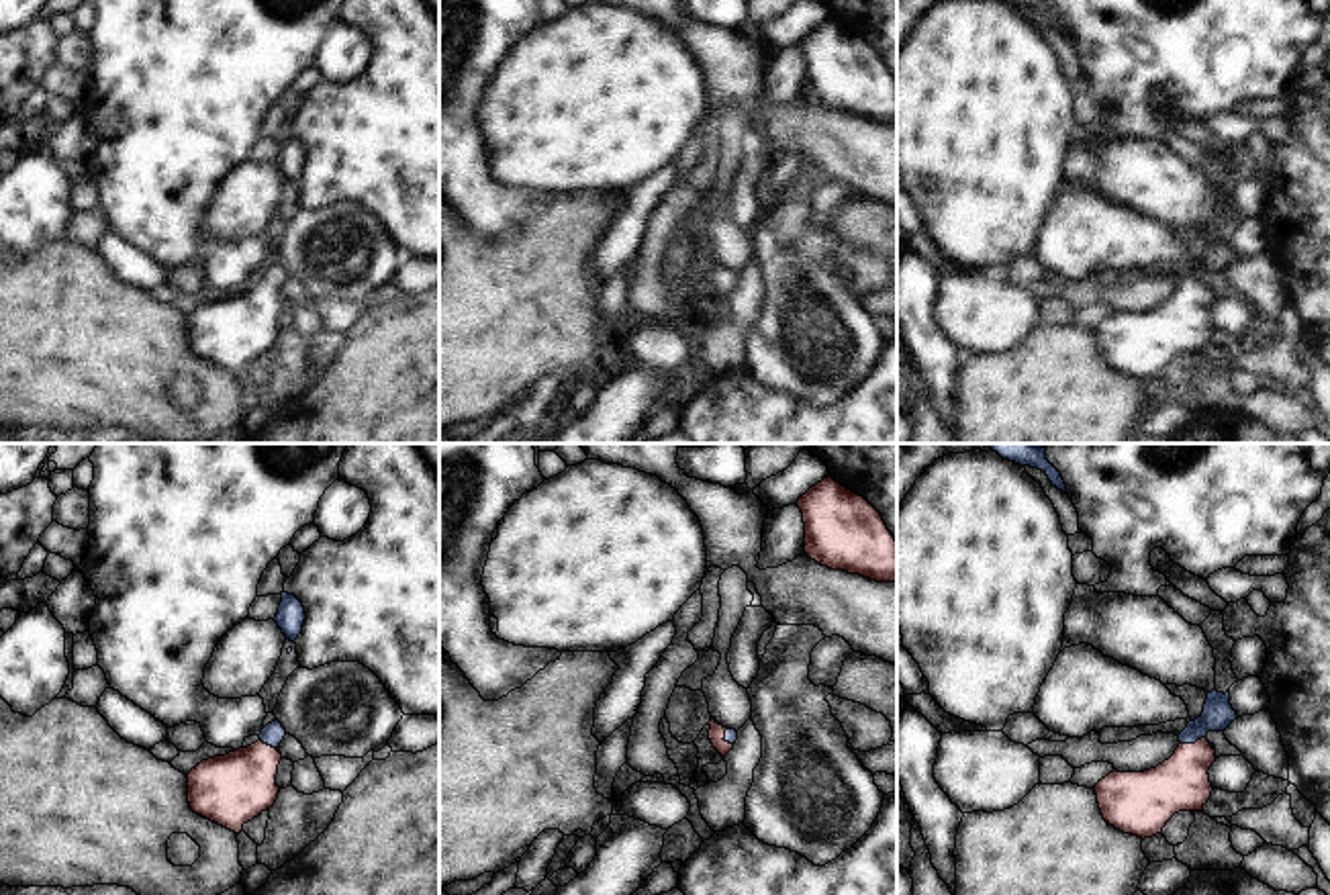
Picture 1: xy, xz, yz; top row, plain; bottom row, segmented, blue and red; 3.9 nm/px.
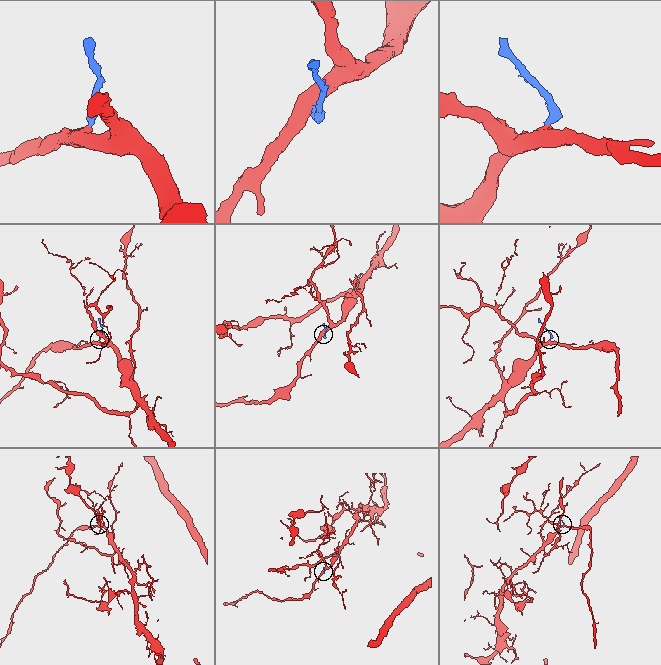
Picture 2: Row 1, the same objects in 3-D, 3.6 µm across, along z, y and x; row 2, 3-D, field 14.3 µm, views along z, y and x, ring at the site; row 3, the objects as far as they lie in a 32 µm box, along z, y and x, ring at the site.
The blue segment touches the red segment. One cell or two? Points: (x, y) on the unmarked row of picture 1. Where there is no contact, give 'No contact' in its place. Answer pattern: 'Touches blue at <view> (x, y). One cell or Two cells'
Touches blue at yz (1192, 285). One cell.

